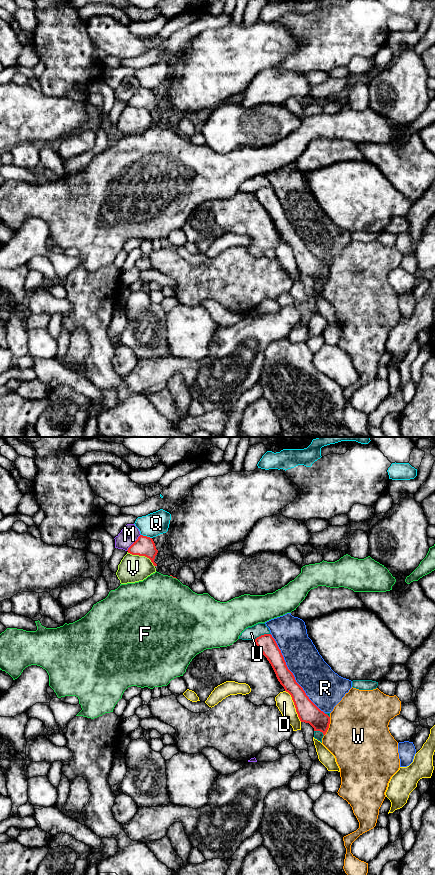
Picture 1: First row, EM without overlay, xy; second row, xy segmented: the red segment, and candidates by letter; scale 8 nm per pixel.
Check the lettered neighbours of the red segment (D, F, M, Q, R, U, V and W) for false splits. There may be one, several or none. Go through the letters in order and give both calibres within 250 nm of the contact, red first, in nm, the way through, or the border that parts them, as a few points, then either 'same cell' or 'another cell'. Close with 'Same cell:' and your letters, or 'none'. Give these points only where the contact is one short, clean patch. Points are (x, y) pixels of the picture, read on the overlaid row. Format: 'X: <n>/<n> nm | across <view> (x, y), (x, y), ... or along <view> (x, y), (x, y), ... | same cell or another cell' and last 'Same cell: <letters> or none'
D: 170/140 nm | another cell
F: 20/500 nm | another cell
M: 160/150 nm | along xy (140, 534), (126, 550) | another cell
Q: 160/190 nm | another cell
R: 140/300 nm | another cell
U: 150/110 nm | another cell
V: 160/220 nm | another cell
W: 170/500 nm | another cell
Same cell: none

